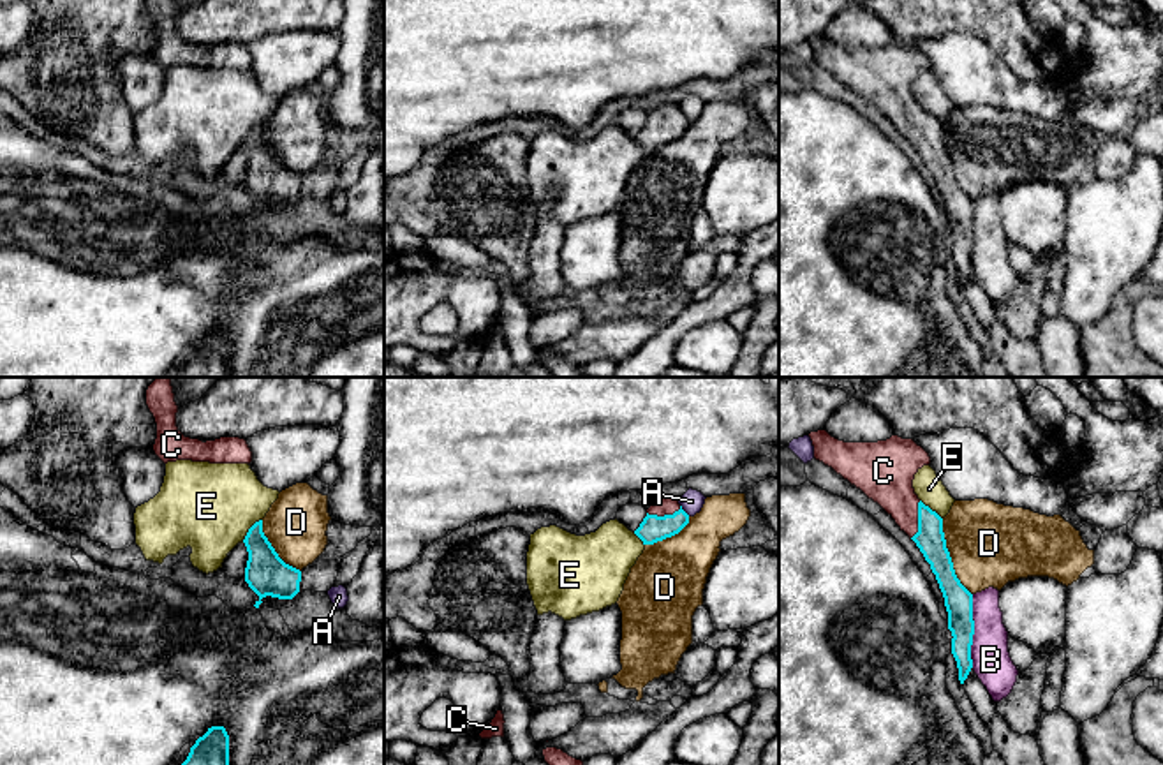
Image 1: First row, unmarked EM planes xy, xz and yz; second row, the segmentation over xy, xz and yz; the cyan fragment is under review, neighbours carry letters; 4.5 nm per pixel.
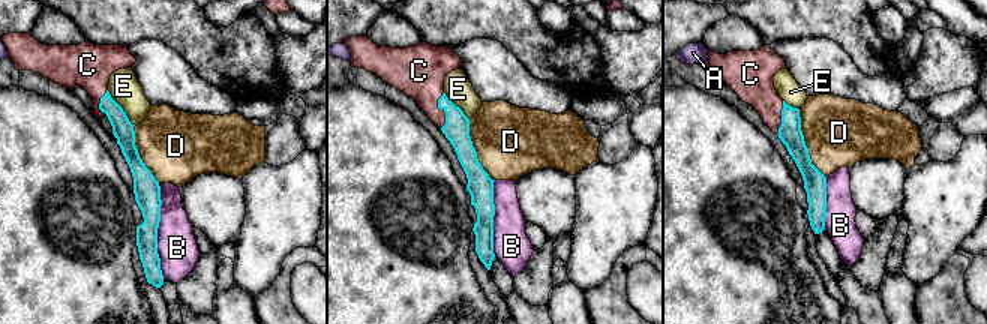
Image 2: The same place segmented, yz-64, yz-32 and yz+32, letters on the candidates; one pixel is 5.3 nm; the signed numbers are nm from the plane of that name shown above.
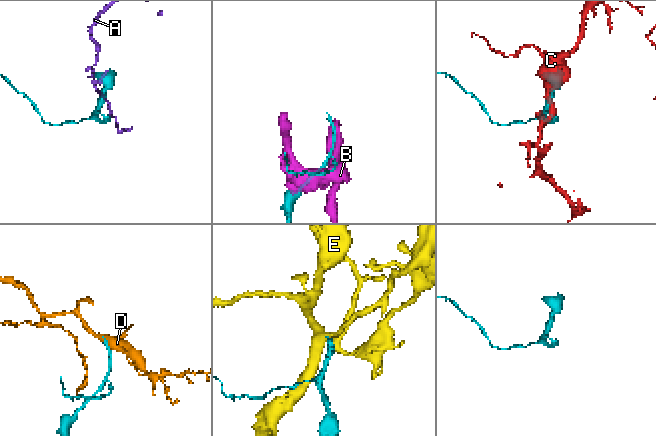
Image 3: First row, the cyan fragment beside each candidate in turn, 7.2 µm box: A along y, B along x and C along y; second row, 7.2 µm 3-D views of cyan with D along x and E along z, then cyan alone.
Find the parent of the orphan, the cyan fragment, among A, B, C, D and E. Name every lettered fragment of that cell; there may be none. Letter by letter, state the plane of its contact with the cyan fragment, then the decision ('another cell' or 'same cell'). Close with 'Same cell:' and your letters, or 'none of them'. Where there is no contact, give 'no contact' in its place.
A: xz | another cell
B: yz | another cell
C: yz | same cell
D: yz | another cell
E: xy | another cell
Same cell: C

